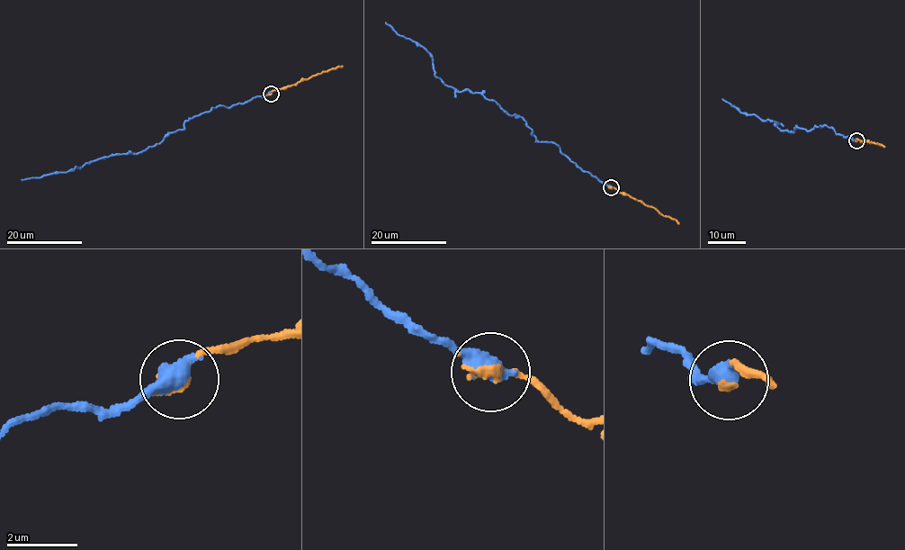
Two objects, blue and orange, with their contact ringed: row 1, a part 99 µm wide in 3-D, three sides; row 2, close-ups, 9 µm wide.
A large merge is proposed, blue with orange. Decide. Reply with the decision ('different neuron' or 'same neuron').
same neuron

